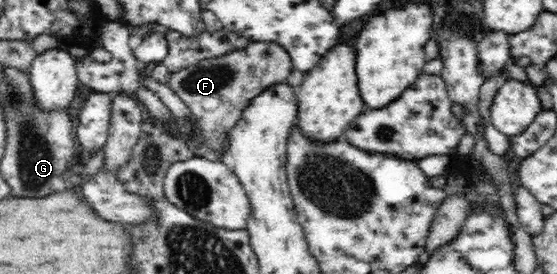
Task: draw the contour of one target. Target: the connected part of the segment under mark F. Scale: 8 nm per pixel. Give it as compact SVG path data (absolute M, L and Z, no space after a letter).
M251 42L245 49L207 58L194 66L171 73L168 85L175 90L201 127L205 141L213 148L214 159L223 159L224 134L228 134L244 112L244 108L261 91L276 83L284 83L293 71L291 55L276 42Z

